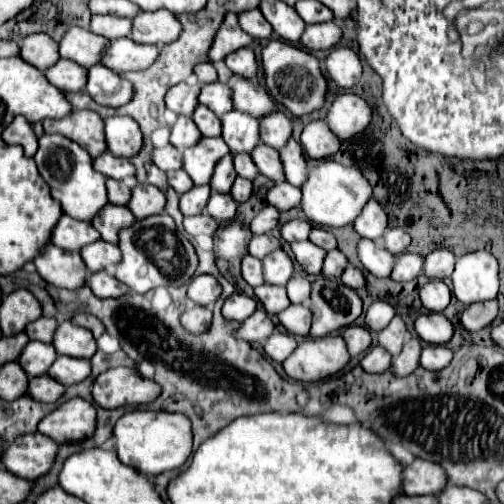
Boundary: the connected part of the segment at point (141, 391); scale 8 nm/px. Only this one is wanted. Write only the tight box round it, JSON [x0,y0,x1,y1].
[92,367,160,409]

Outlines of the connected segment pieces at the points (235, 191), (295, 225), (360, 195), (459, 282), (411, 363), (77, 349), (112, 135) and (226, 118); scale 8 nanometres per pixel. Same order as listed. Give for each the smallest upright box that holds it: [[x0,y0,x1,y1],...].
[[232,177,252,203],[280,221,312,243],[302,161,372,227],[452,251,500,305],[392,337,422,377],[52,321,96,359],[106,117,144,159],[220,111,260,153]]

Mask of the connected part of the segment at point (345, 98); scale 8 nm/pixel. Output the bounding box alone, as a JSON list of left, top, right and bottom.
[326,93,372,141]

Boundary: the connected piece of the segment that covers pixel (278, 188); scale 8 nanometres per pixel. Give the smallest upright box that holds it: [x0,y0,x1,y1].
[268,183,300,211]

